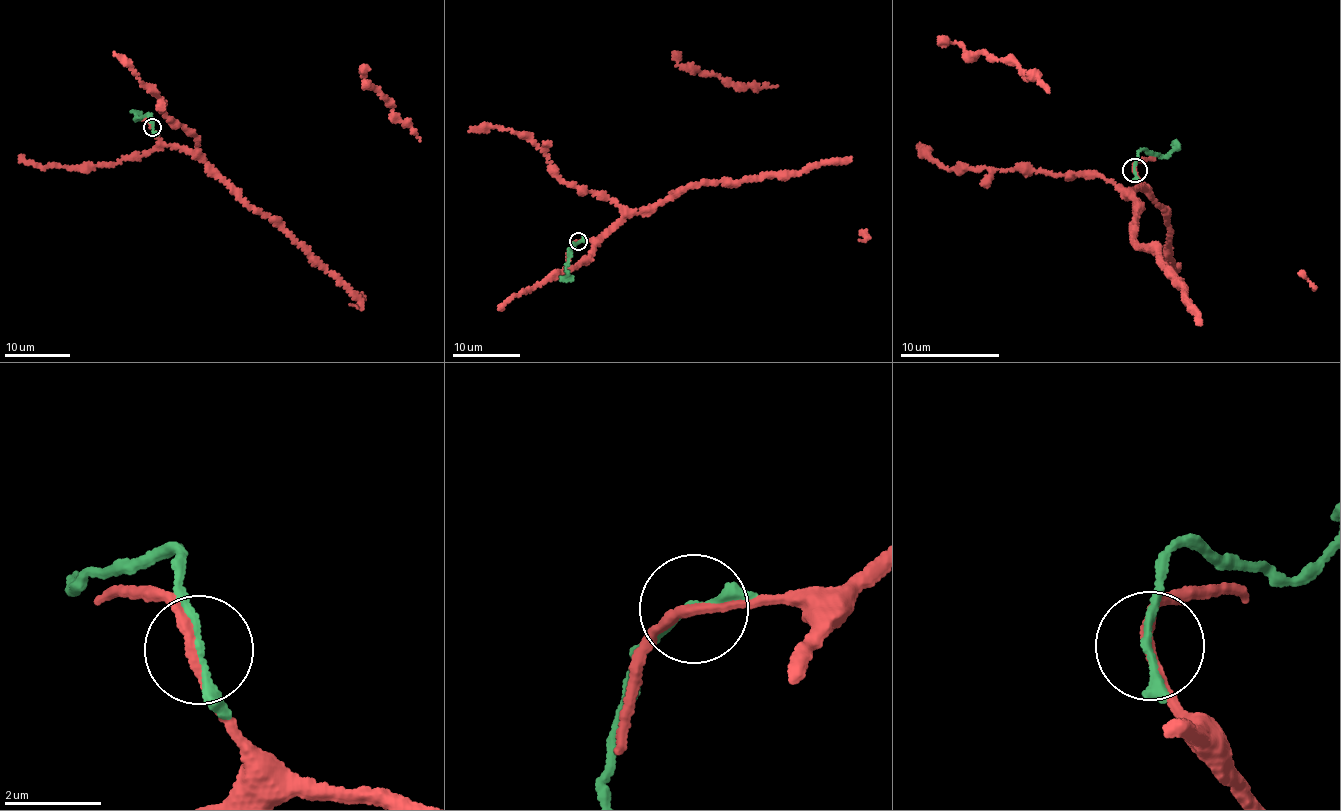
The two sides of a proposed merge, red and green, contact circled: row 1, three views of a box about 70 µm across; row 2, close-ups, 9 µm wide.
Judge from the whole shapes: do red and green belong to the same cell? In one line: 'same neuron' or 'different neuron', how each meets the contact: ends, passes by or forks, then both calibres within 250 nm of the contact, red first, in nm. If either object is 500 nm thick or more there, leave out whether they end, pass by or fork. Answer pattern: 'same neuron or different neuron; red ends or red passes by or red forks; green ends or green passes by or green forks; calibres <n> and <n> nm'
different neuron; red passes by; green passes by; calibres 200 and 140 nm

